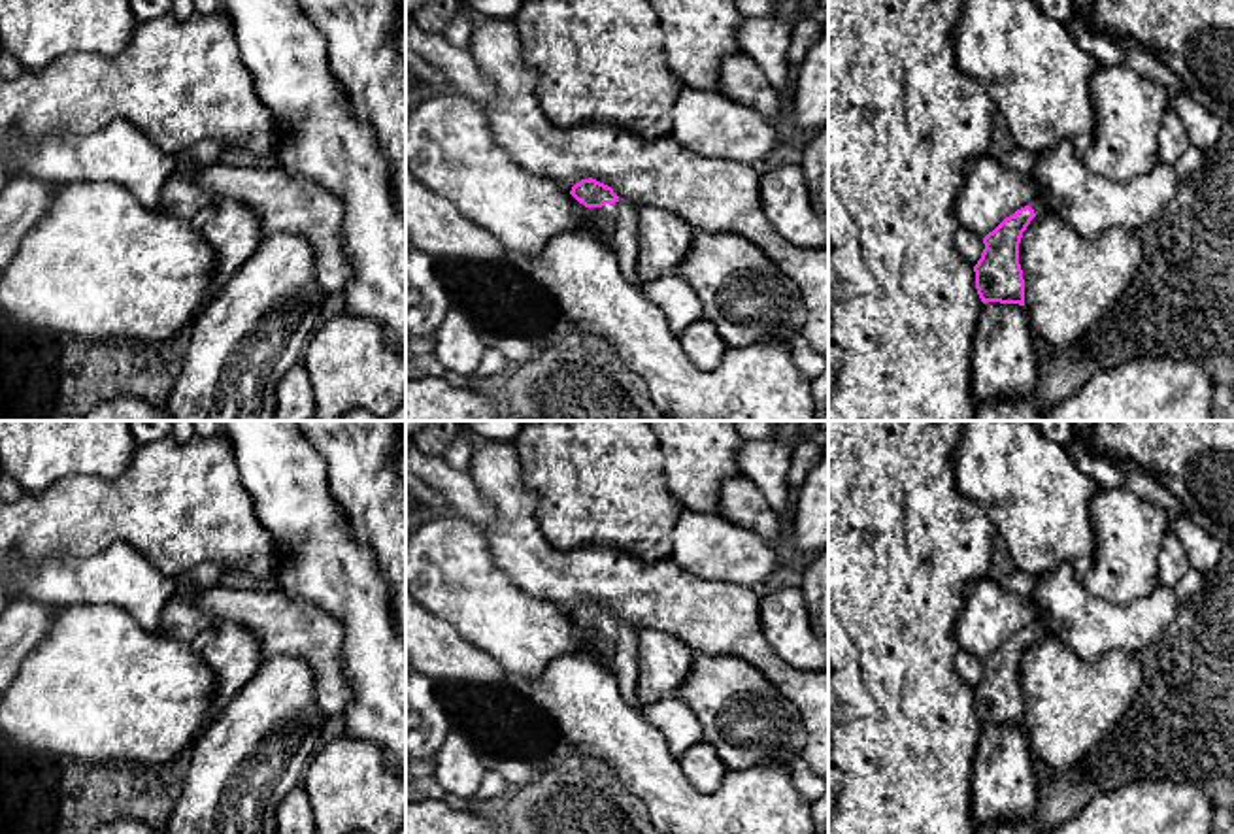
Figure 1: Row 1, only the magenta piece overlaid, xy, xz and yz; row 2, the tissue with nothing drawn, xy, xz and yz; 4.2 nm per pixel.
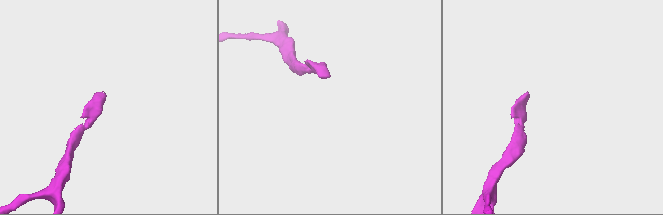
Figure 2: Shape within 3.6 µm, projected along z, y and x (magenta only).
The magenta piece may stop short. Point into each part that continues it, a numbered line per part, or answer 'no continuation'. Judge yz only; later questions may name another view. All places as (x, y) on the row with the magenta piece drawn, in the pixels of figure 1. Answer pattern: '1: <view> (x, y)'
1: yz (1040, 204)

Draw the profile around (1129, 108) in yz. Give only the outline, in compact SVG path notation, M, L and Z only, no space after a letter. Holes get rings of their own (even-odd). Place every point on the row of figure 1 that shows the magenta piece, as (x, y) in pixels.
M1100 64L1091 79L1096 138L1081 155L1085 166L1113 181L1128 181L1159 160L1159 130L1170 109L1168 91L1128 64Z

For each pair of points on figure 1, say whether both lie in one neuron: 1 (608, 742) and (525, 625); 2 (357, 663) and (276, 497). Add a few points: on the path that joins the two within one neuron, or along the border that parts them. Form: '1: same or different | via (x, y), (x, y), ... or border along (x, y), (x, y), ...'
1: different | border along (593, 655), (566, 651), (555, 657), (523, 687)
2: same | via (357, 621), (357, 591), (317, 536)

